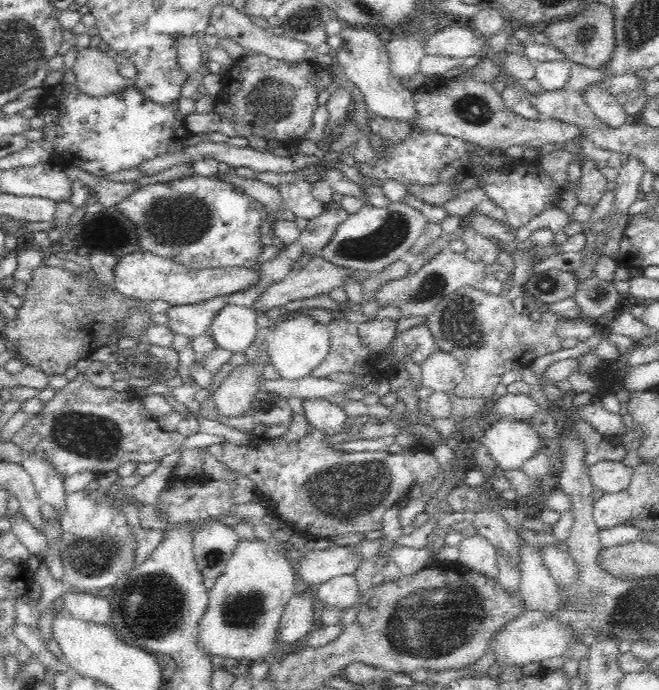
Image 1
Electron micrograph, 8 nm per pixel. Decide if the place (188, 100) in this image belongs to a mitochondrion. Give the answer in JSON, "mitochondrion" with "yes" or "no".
{"mitochondrion":"no"}

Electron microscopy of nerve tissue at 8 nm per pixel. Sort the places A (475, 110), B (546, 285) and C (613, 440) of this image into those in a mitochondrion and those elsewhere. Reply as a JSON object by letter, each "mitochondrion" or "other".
{"A":"mitochondrion","B":"mitochondrion","C":"other"}

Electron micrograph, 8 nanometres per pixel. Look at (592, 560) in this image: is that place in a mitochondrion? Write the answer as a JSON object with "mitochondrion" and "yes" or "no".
{"mitochondrion":"no"}

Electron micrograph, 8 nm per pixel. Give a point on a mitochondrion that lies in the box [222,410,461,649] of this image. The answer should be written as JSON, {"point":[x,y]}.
{"point":[353,491]}

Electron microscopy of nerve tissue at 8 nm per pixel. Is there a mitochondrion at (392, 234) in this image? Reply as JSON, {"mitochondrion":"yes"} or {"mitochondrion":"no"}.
{"mitochondrion":"yes"}

